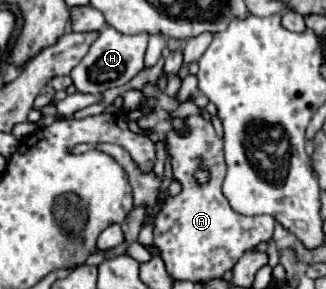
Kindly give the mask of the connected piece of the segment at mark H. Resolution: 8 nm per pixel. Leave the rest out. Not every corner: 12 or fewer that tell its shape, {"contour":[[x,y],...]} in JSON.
{"contour":[[107,26],[73,68],[79,92],[121,88],[149,36]]}

